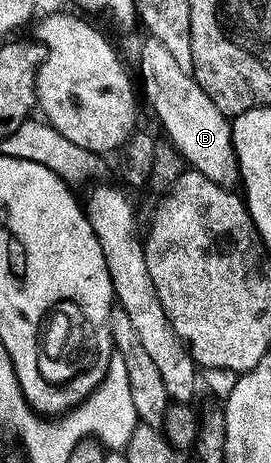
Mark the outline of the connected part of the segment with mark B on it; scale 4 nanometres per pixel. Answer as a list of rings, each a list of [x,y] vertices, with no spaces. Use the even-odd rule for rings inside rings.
[[[147,39],[143,50],[139,53],[139,63],[139,69],[143,72],[147,97],[155,104],[155,113],[168,133],[166,136],[178,149],[179,154],[183,156],[184,162],[194,172],[205,175],[222,189],[234,190],[240,184],[241,178],[239,176],[239,161],[235,158],[235,144],[231,138],[233,125],[227,114],[222,113],[216,107],[213,99],[209,99],[209,95],[205,95],[205,91],[197,84],[191,73],[183,73],[181,67],[177,67],[177,59],[173,59],[173,55],[169,55],[169,47],[165,47],[165,43]]]

